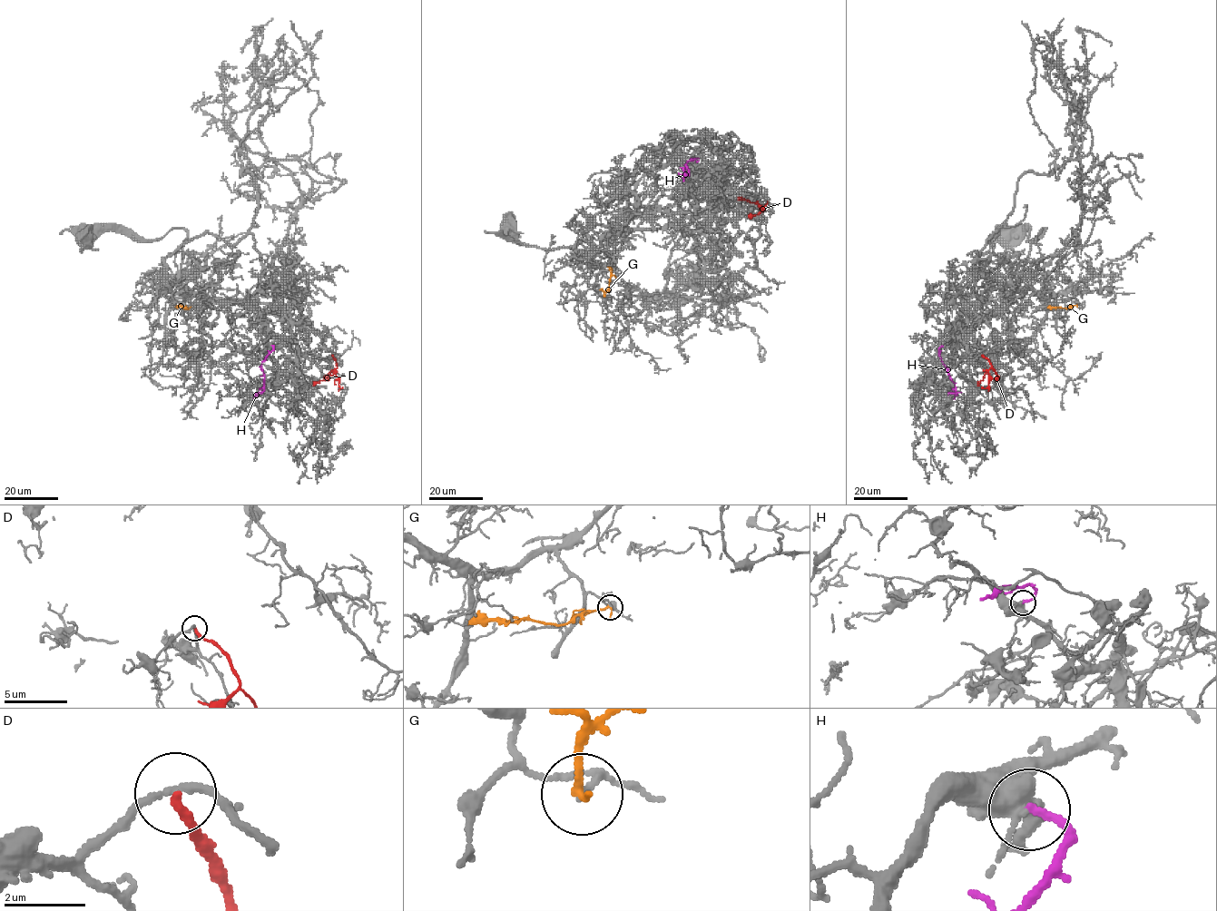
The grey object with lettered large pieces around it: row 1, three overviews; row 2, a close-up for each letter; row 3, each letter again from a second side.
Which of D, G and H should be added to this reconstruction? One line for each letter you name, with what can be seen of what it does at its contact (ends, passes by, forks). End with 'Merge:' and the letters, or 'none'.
Merge: none

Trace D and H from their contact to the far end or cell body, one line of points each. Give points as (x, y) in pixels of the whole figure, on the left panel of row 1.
D: (332, 354), (336, 370), (328, 380), (312, 385)
H: (271, 346), (273, 350), (262, 363), (263, 390), (255, 395)

